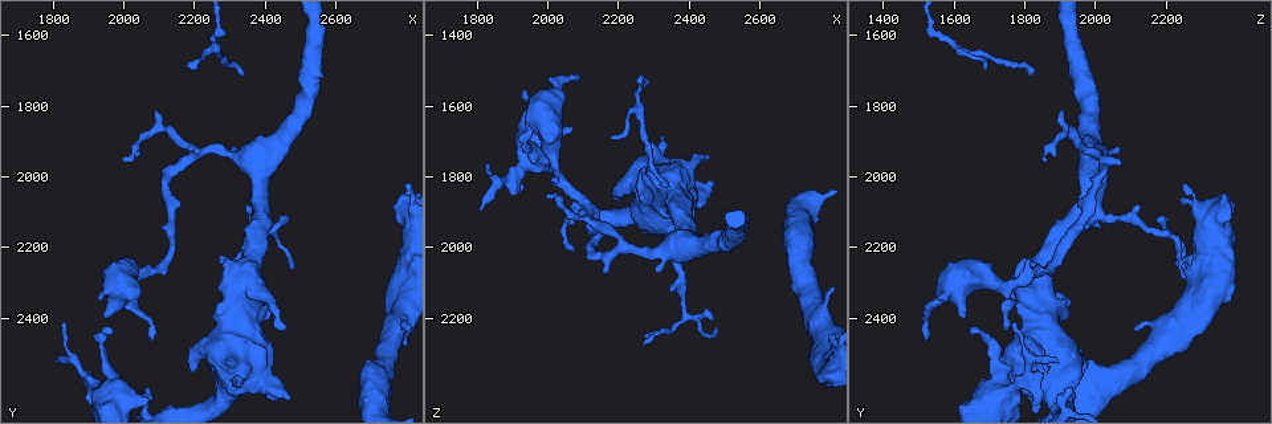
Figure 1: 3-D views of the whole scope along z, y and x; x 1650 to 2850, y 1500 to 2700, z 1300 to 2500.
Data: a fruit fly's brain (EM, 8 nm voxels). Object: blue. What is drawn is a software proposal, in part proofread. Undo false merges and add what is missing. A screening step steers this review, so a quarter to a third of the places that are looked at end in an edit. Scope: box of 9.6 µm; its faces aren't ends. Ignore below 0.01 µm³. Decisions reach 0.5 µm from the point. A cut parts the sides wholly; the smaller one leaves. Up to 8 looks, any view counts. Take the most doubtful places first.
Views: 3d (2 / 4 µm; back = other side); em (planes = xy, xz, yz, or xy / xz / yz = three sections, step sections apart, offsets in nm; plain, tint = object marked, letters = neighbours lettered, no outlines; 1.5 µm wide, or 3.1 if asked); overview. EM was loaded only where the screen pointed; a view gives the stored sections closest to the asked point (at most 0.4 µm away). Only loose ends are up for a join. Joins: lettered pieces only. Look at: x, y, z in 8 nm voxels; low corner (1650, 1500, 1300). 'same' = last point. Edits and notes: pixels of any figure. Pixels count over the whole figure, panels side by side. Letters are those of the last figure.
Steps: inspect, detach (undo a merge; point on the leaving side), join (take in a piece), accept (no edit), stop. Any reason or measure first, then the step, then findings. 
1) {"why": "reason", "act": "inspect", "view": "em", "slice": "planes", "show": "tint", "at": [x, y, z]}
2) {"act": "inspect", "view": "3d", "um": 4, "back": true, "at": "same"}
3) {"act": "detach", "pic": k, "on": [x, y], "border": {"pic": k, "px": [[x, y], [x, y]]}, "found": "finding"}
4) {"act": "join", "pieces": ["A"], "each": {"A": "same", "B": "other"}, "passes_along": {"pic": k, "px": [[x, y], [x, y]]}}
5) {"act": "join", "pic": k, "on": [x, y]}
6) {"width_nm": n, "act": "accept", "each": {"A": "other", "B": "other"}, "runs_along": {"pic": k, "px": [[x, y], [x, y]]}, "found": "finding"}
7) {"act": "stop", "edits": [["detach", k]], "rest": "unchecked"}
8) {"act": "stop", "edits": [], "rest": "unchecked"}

{"why": "stops while still wide", "act": "inspect", "view": "em", "slice": "yz", "step": 4, "show": "tint", "at": [2310, 1930, 2060]}

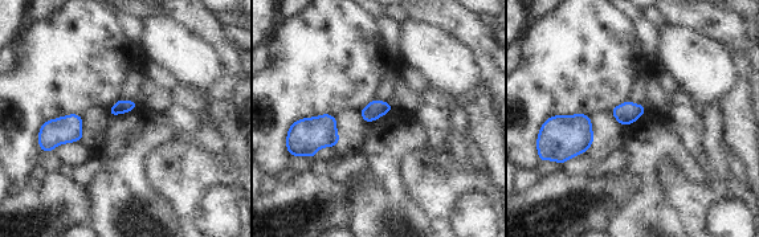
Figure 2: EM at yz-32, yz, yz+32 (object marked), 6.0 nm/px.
{"why": "cut it another way", "act": "inspect", "view": "em", "slice": "planes", "show": "letters", "at": "same"}

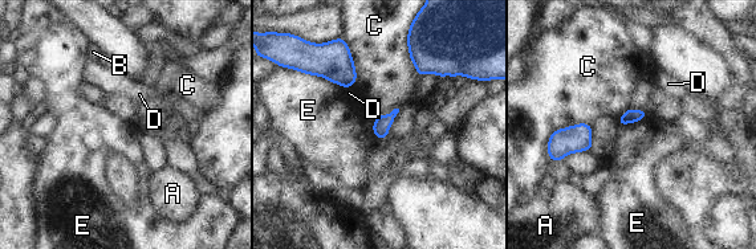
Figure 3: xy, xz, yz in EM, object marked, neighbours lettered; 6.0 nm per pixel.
{"act": "accept", "each": {"A": "other", "B": "other", "C": "other", "D": "other", "E": "other"}, "found": "no lettered piece goes on from it"}

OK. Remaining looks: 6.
{"why": "branch stops here", "act": "inspect", "view": "3d", "um": 4, "back": true, "at": [2290, 2240, 1790]}

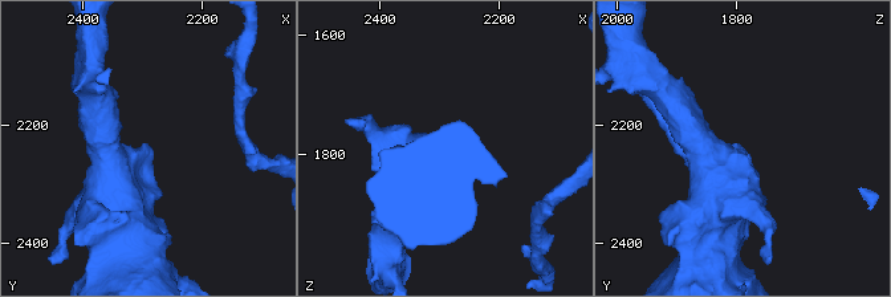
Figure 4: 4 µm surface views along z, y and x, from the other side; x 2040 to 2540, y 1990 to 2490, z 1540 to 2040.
{"act": "inspect", "view": "em", "slice": "yz", "step": 8, "show": "tint", "at": [2285, 2245, 1795]}

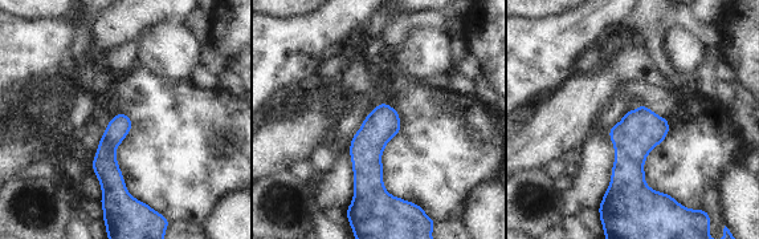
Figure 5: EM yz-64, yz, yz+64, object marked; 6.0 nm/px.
{"act": "inspect", "view": "em", "slice": "planes", "show": "letters", "at": "same"}

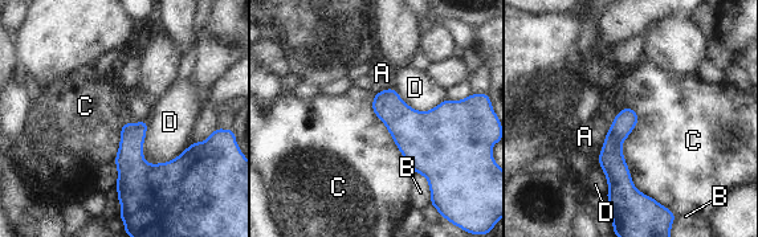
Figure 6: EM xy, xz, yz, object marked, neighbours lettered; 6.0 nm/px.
{"act": "accept", "each": {"A": "other", "B": "other", "C": "other", "D": "other"}, "border": {"pic": 6, "px": [[626, 106], [631, 182], [661, 204]]}, "found": "no lettered piece goes on from it"}

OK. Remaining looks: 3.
{"why": "free end", "act": "inspect", "view": "3d", "um": 4, "at": [1820, 2420, 1780]}

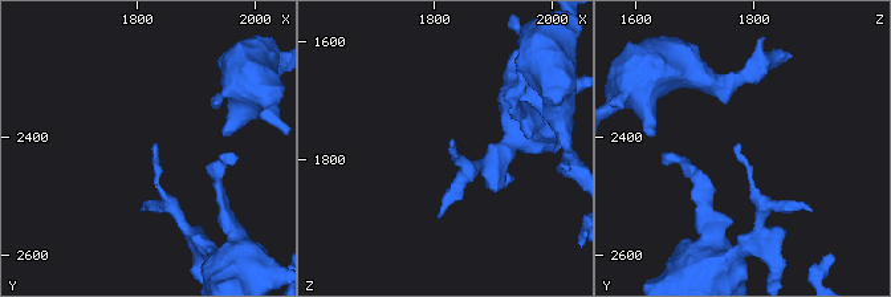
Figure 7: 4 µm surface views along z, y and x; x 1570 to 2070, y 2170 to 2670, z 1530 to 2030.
{"act": "inspect", "view": "em", "slice": "planes", "show": "letters", "at": [1830, 2415, 1775]}

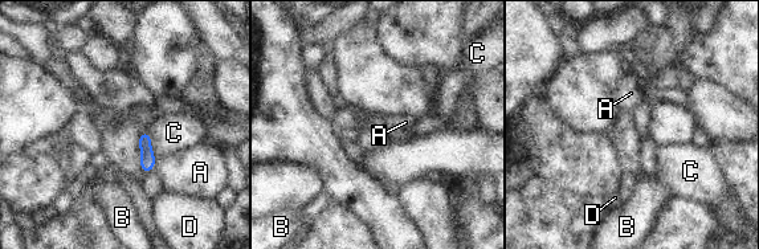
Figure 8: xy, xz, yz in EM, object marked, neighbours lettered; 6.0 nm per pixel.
{"act": "accept", "each": {"A": "other", "B": "other", "C": "other", "D": "other"}, "border": {"pic": 8, "px": [[147, 131], [155, 156]]}, "found": "no lettered piece goes on from it"}

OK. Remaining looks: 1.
{"act": "stop", "edits": [], "rest": "unchecked"}

